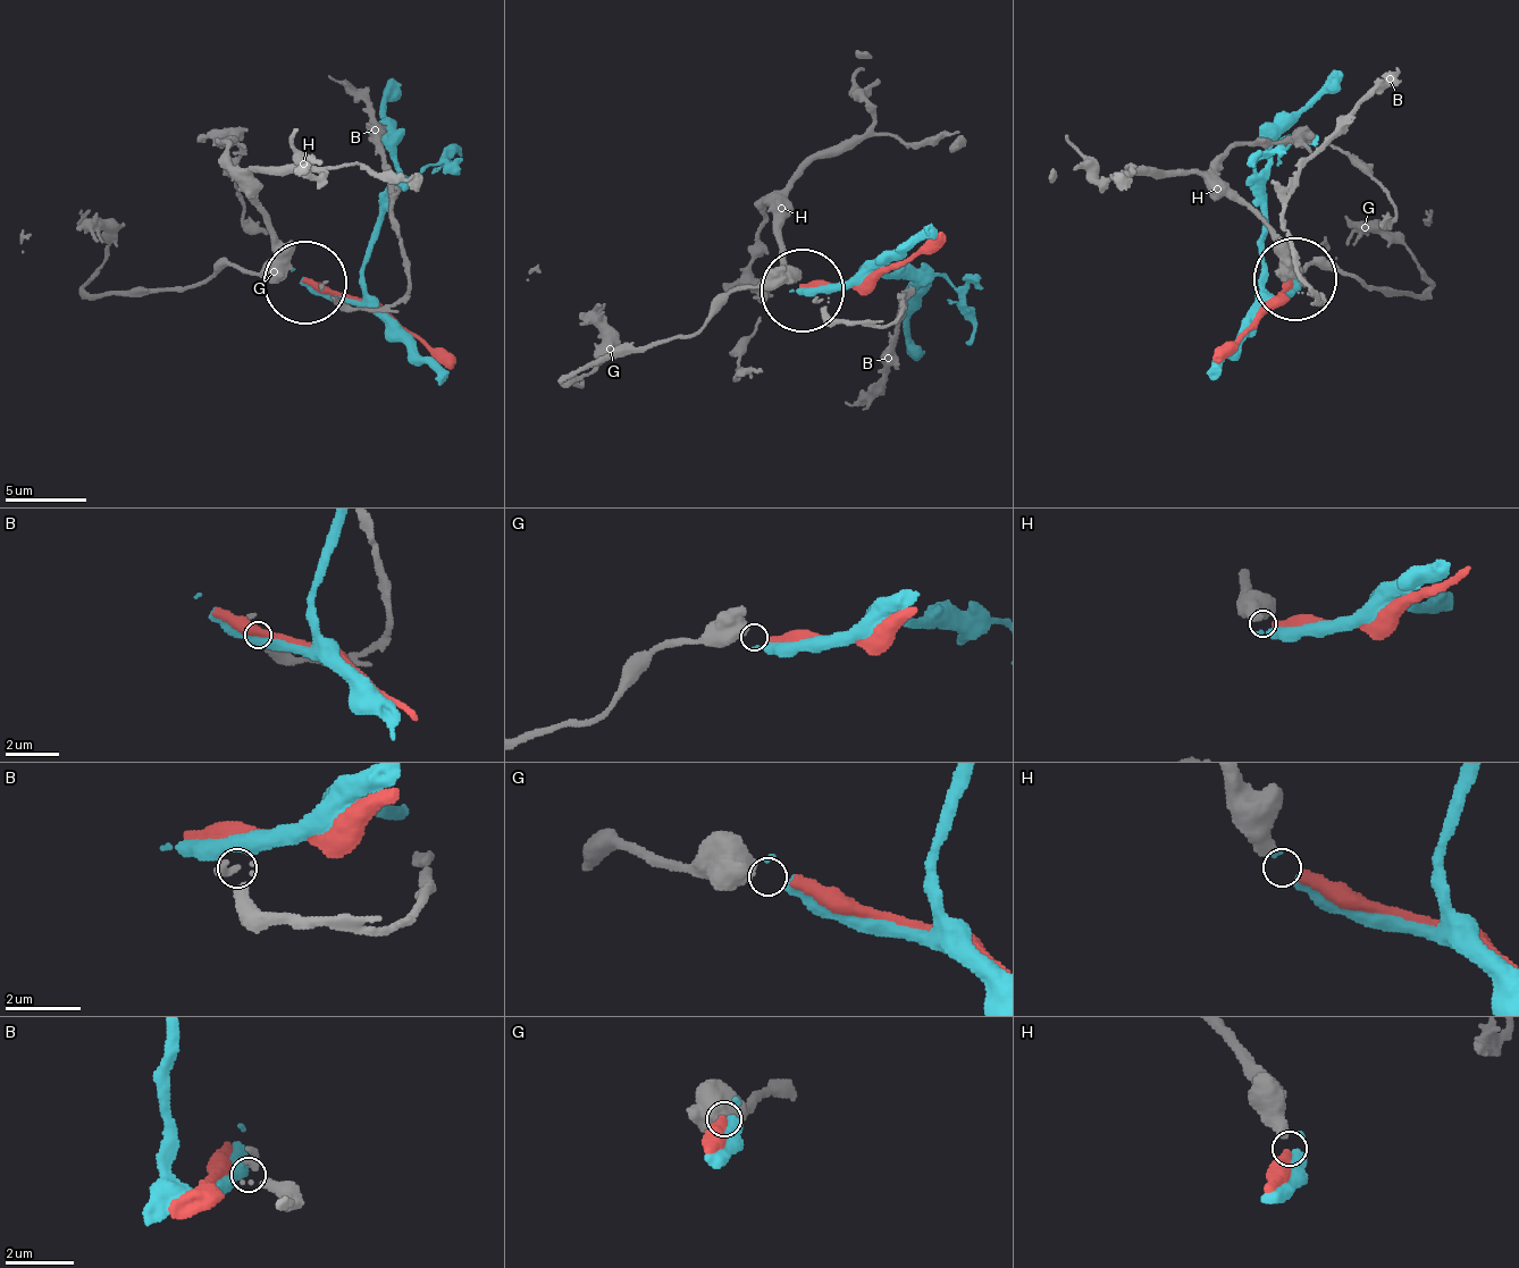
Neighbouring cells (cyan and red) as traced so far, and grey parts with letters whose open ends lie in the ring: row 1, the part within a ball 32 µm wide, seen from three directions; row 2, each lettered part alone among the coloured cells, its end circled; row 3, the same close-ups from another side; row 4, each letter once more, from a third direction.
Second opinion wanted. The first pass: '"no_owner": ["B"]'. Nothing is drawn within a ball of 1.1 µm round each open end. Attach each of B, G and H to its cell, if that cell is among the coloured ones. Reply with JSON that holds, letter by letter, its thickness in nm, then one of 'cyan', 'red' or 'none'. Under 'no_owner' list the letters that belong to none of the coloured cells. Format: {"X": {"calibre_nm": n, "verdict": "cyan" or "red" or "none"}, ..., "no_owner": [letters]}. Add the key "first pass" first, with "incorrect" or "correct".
{"first pass": "correct", "B": {"calibre_nm": 100, "verdict": "none"}, "G": {"calibre_nm": 850, "verdict": "red"}, "H": {"calibre_nm": 500, "verdict": "cyan"}, "no_owner": ["B"]}

